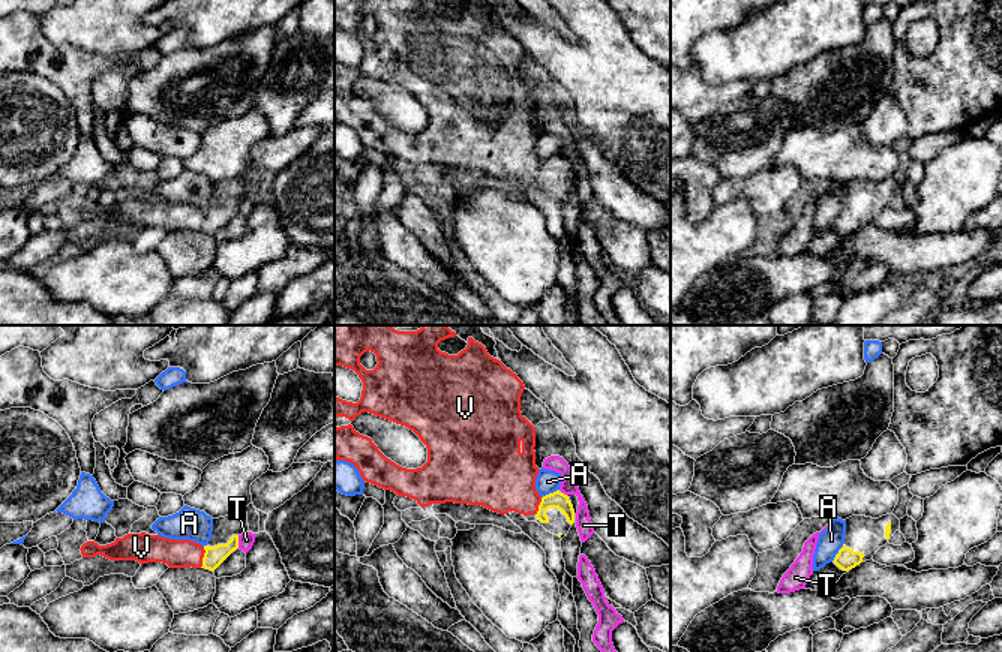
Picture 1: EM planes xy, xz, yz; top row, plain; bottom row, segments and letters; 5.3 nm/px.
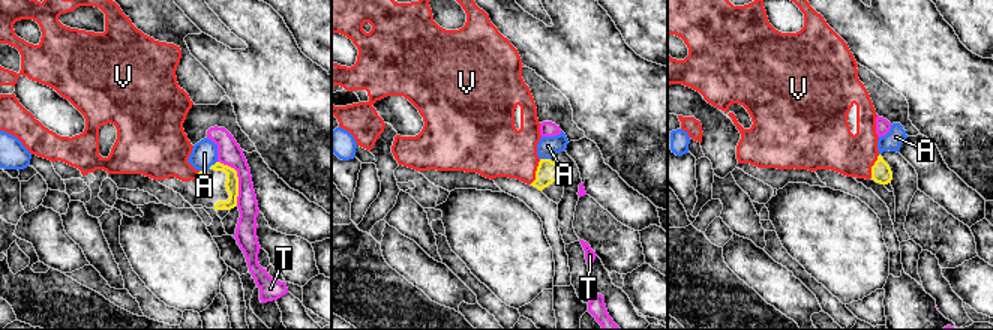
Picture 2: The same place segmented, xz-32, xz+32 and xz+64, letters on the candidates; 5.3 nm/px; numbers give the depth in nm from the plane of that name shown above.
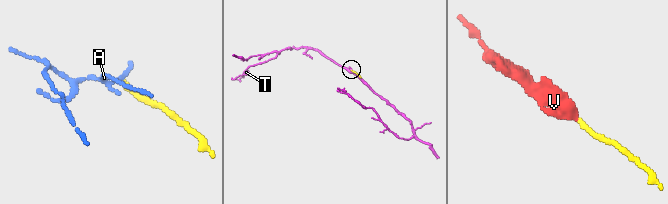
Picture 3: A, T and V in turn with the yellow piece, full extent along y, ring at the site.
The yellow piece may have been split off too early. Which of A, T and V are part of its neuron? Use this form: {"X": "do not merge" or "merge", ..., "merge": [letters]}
{"A": "do not merge", "T": "do not merge", "V": "merge", "merge": ["V"]}

